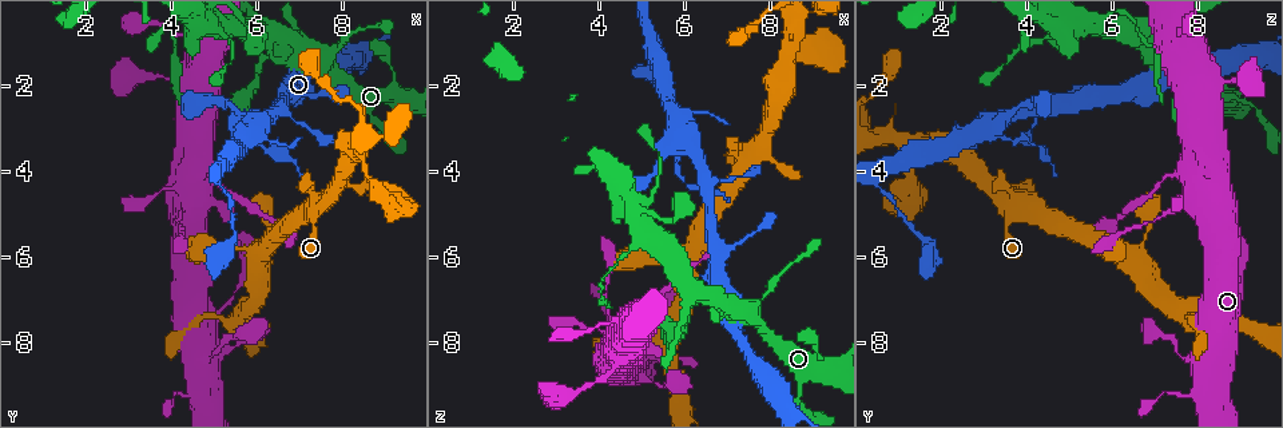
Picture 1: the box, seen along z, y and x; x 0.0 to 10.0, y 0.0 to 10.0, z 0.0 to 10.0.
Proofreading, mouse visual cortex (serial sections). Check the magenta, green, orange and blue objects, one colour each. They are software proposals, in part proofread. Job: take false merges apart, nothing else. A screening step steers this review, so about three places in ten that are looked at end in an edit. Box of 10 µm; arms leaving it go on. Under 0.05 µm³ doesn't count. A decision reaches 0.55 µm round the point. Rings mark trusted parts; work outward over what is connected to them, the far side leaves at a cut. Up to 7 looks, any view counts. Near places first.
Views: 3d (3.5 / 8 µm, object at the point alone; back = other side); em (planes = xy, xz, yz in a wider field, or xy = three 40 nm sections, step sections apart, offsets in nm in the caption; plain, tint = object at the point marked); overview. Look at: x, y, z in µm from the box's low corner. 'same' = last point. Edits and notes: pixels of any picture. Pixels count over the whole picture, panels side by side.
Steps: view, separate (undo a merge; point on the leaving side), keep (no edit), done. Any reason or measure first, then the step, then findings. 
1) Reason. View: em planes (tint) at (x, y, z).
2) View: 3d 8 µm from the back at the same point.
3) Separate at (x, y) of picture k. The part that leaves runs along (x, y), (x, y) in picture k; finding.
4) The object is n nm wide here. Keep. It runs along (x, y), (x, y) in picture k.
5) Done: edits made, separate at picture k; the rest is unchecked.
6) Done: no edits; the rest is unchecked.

A narrow waist. View: 3d 3.5 µm at (4.80, 8.35, 7.95).

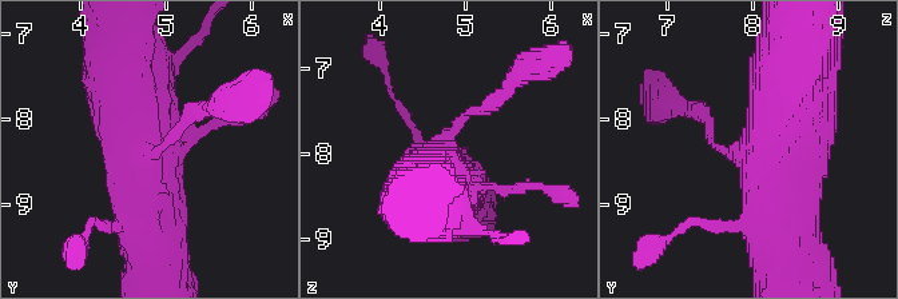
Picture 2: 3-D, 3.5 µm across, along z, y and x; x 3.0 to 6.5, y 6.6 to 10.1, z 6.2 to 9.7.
View: em xy step 2 (tint) at (4.80, 8.35, 7.95).

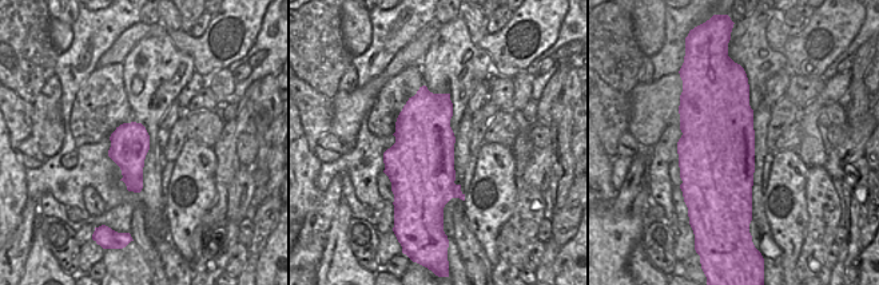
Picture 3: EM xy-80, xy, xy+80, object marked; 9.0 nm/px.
Keep. It runs along (123, 78), (155, 250) in picture 2; continuous, no second cell.

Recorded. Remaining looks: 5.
View: 3d 3.5 µm at (5.95, 2.85, 3.35).

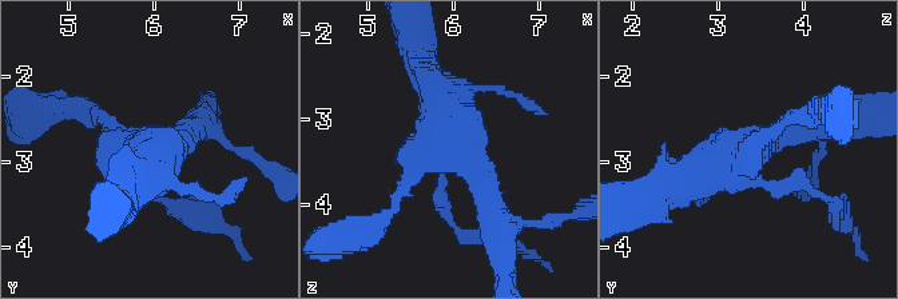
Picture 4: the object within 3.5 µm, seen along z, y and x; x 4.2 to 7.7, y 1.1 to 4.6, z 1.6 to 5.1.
4 arms meet here; the arms are 150, 150, 300, 500 nm wide. View: em xy step 5 (tint) at (5.95, 2.85, 3.35).

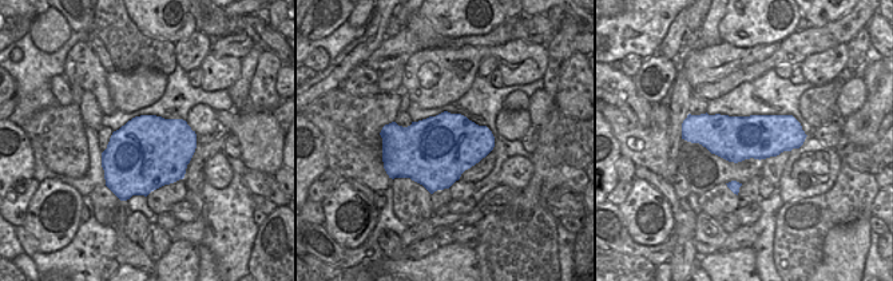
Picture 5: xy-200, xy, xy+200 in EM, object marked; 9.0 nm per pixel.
Separate at (449, 218) of picture 4. Two cells meet here.

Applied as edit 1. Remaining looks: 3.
Abrupt turn. View: 3d 8 µm at (6.40, 0.80, 6.90).

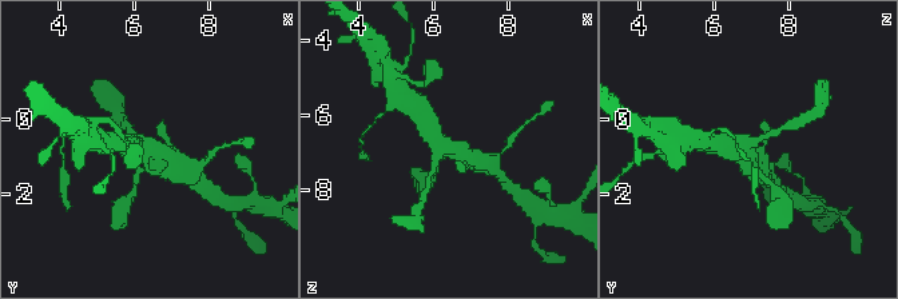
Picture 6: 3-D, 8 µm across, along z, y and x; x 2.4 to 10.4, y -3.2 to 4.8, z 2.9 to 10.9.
View: em xy step 1 (tint) at the same point.

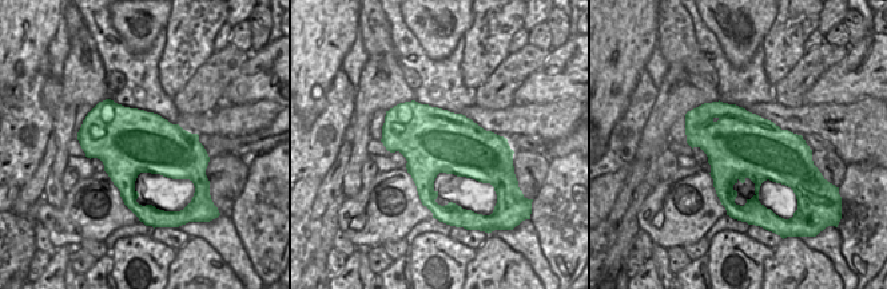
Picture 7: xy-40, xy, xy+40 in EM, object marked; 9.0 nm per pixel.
Keep. It runs along (480, 159), (436, 142), (425, 119) in picture 6; continuous, no second cell.

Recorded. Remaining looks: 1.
Done: edits made, separate at picture 4; the rest is unchecked.

